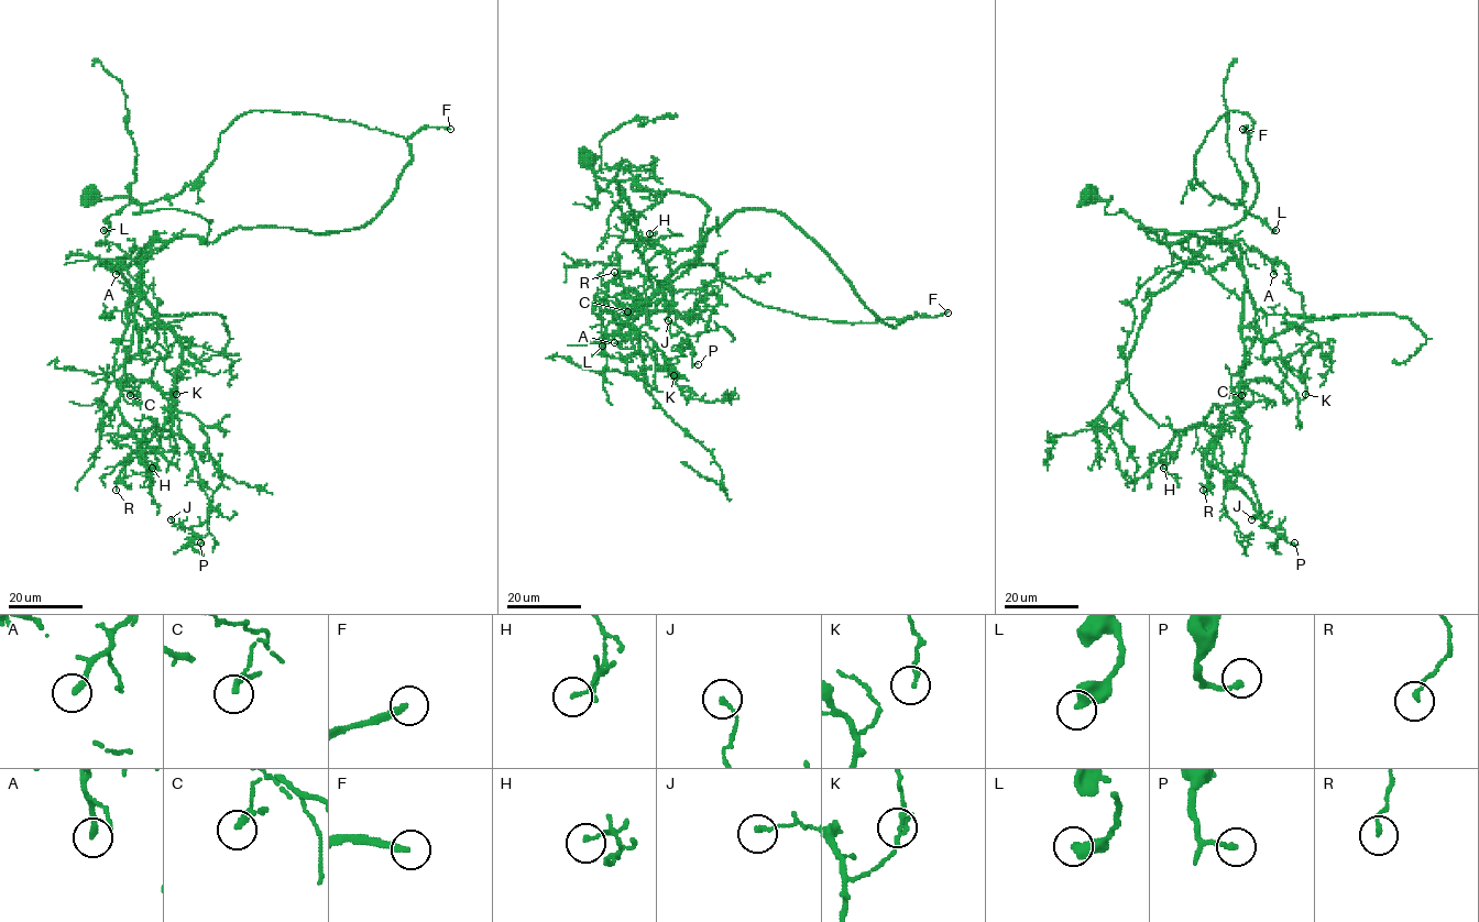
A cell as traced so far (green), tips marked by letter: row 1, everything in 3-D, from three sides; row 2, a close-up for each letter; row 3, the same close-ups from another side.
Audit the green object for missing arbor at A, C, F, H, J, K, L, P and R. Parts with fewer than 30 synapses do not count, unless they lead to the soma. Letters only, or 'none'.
F

